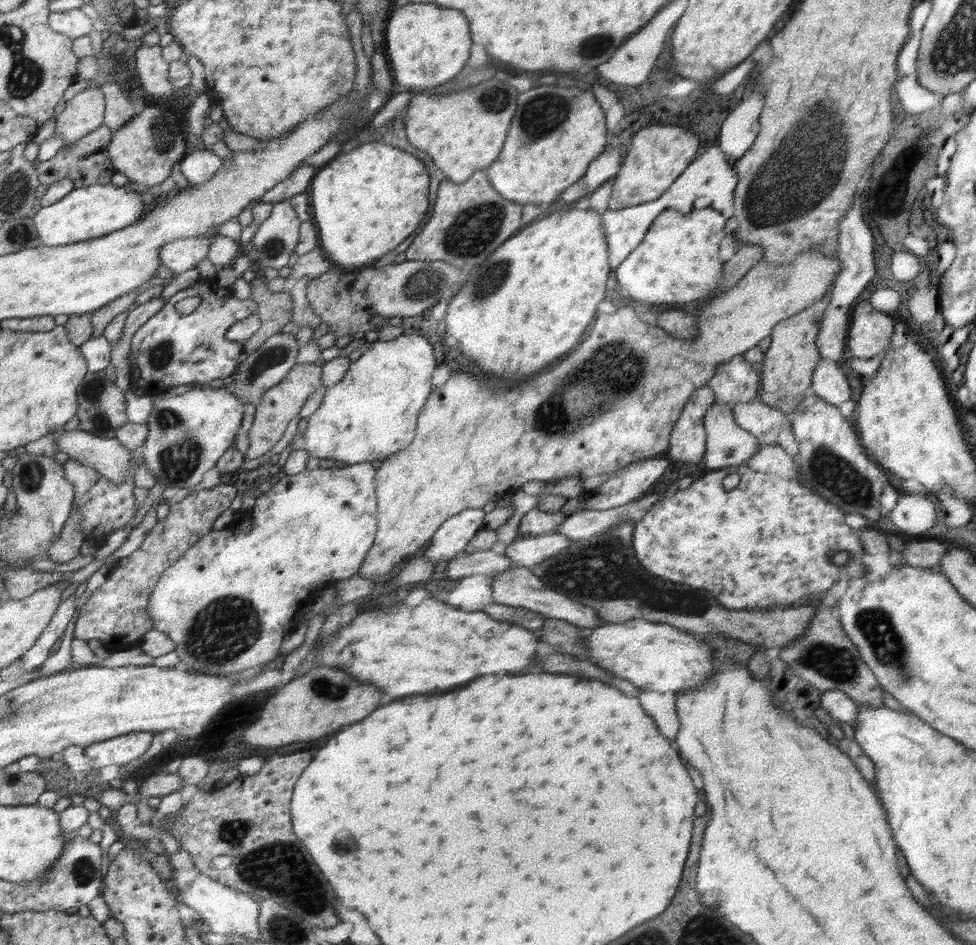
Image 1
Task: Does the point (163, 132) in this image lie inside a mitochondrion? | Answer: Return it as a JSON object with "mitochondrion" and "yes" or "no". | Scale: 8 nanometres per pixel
{"mitochondrion":"yes"}

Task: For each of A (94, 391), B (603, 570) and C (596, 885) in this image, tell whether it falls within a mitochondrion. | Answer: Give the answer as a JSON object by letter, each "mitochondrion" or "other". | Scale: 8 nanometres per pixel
{"A":"mitochondrion","B":"mitochondrion","C":"other"}

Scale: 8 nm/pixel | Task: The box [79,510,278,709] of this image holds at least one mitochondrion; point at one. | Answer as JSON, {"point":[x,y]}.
{"point":[226,628]}

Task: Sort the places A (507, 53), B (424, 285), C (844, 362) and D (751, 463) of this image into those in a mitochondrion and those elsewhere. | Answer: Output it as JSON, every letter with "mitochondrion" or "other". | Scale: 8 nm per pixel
{"A":"other","B":"mitochondrion","C":"other","D":"other"}

